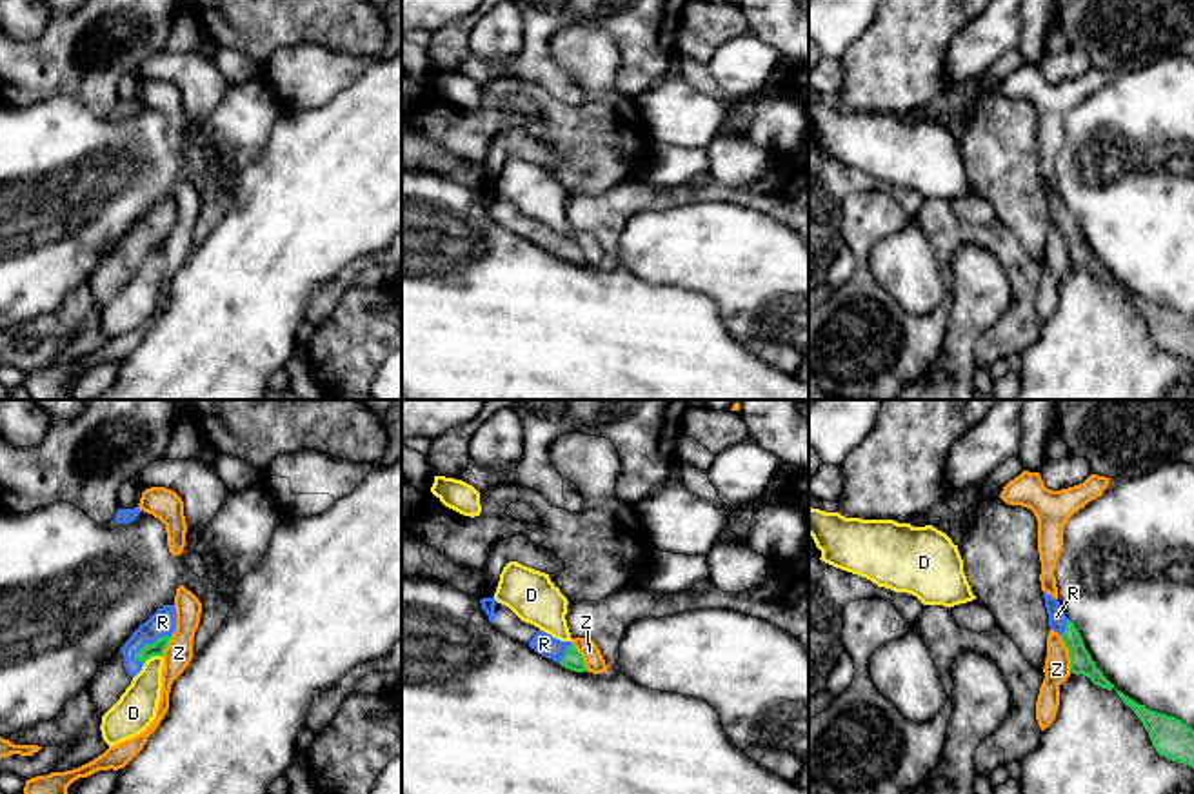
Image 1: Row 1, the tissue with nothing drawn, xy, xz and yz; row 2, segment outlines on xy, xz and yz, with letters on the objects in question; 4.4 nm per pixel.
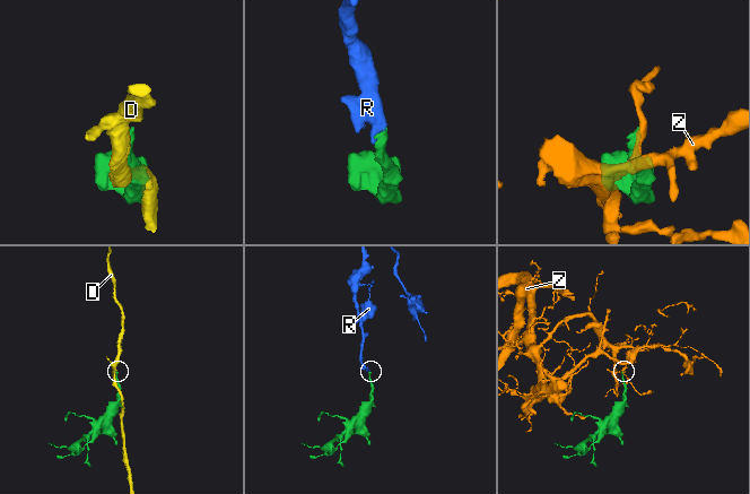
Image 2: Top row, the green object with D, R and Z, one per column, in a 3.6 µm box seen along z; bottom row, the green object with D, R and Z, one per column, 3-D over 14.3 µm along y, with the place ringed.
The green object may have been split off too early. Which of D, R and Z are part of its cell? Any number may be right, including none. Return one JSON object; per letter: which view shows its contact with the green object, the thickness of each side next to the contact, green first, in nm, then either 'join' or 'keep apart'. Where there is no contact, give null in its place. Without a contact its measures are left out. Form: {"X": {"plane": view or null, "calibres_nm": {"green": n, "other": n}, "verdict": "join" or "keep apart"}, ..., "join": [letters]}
{"D": {"plane": "xy", "calibres_nm": {"green": 70, "other": 180}, "verdict": "keep apart"}, "R": {"plane": "xy", "calibres_nm": {"green": 70, "other": 110}, "verdict": "join"}, "Z": {"plane": "yz", "calibres_nm": {"green": 100, "other": 120}, "verdict": "keep apart"}, "join": ["R"]}

